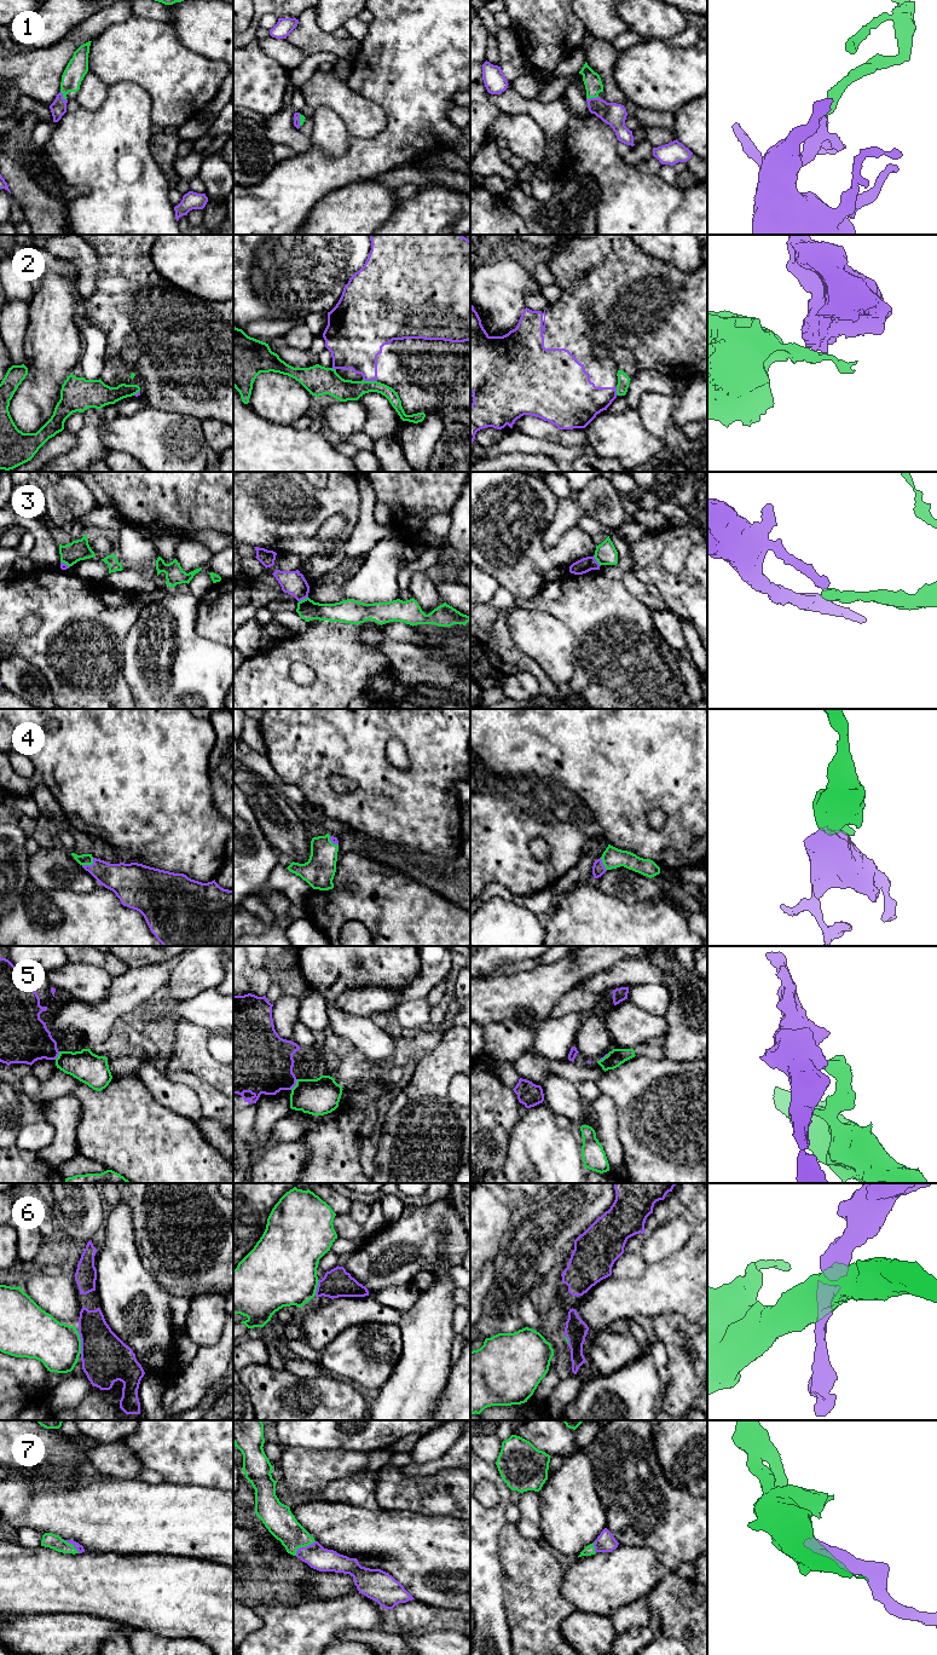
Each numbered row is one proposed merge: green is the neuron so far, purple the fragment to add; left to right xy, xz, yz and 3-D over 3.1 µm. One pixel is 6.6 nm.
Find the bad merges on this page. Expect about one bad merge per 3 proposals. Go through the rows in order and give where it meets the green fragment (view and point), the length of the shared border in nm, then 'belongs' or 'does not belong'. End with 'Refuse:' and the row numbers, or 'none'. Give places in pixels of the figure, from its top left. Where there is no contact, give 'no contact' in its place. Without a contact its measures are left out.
1: yz (591, 97) | 80 nm | belongs
2: xz (370, 381) | 100 nm | does not belong
3: yz (596, 559) | 80 nm | does not belong
4: xy (90, 864) | 100 nm | belongs
5: xz (296, 1084) | 90 nm | does not belong
6: xy (80, 1342) | 150 nm | does not belong
7: xz (304, 1546) | 170 nm | belongs
Refuse: 2, 3, 5, 6

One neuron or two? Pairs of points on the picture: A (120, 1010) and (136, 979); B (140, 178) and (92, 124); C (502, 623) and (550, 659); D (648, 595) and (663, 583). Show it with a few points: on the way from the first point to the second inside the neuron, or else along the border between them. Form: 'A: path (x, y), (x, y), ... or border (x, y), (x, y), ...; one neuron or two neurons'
A: path (121, 1003), (133, 986); one neuron
B: path (127, 165), (99, 137); one neuron
C: border (510, 610), (508, 617), (509, 635), (522, 653); two neurons
D: border (632, 572), (642, 581), (651, 582), (666, 606); two neurons

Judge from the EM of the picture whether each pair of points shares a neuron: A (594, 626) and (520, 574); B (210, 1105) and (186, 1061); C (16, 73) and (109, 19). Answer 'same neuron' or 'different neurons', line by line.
A: different neurons
B: same neuron
C: same neuron

